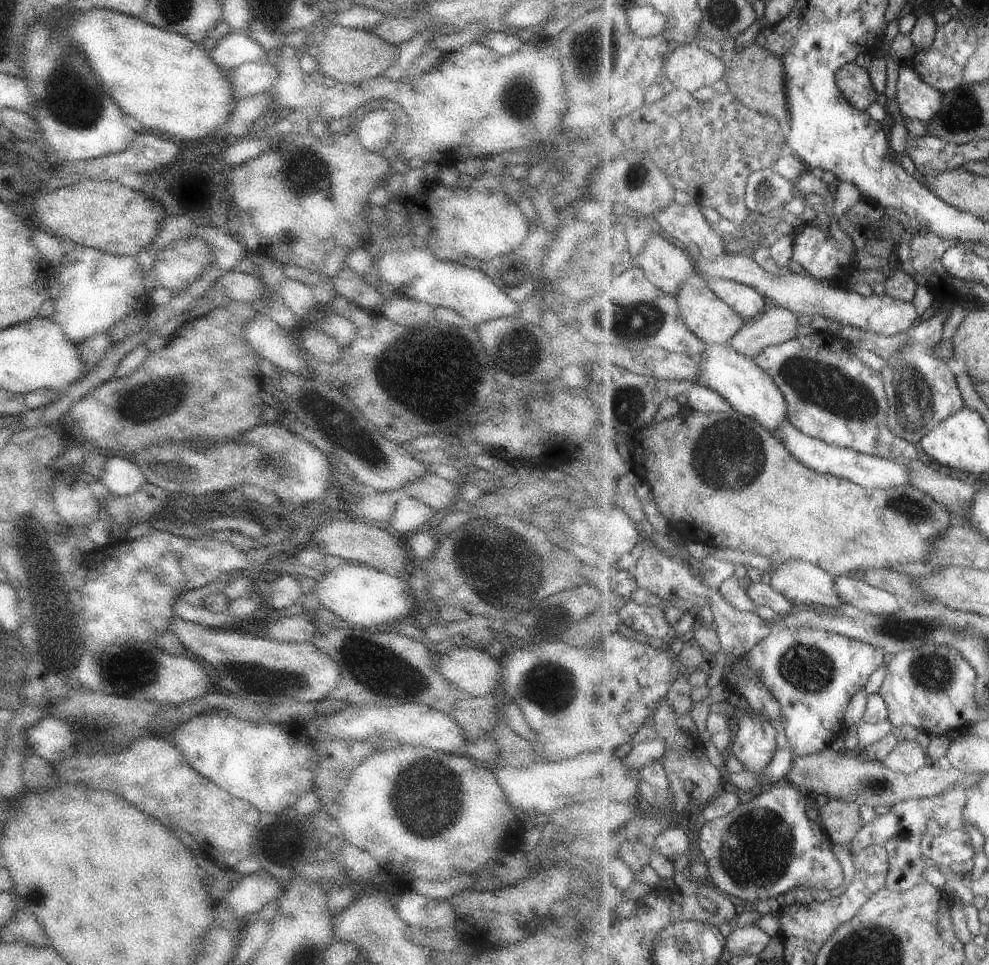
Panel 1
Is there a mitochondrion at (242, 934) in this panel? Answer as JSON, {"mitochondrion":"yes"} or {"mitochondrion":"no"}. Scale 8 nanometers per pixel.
{"mitochondrion":"no"}

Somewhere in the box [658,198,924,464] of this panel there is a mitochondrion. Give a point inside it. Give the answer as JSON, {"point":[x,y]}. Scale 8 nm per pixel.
{"point":[817,382]}

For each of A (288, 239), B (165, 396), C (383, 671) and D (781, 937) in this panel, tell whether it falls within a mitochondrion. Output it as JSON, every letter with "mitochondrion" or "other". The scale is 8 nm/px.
{"A":"other","B":"mitochondrion","C":"mitochondrion","D":"other"}

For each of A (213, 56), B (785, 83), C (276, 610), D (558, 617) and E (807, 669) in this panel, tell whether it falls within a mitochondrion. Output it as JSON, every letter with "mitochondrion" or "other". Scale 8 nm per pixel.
{"A":"other","B":"other","C":"other","D":"other","E":"mitochondrion"}

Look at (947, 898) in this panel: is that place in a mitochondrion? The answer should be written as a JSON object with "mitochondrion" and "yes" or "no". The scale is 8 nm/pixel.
{"mitochondrion":"no"}

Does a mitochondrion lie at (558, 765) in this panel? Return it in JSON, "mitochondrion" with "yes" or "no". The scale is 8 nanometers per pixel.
{"mitochondrion":"no"}

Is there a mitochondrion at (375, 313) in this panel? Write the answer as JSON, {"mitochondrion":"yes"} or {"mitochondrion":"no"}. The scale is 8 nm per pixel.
{"mitochondrion":"no"}

